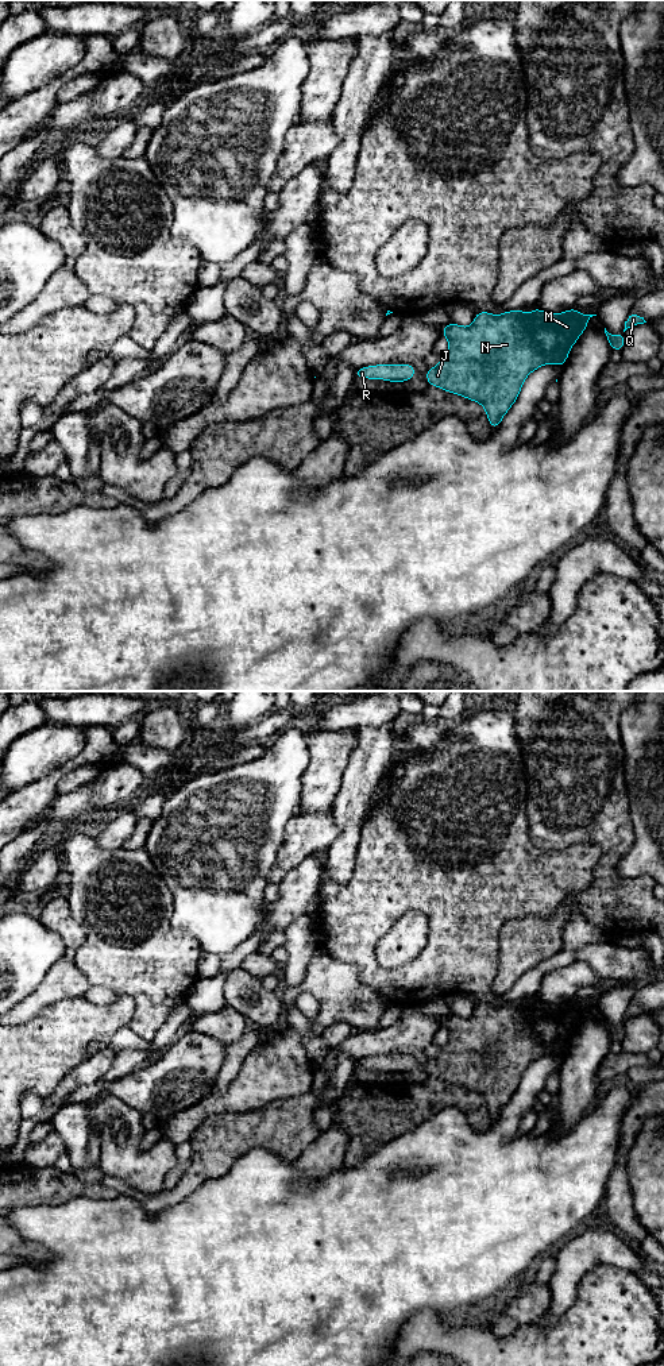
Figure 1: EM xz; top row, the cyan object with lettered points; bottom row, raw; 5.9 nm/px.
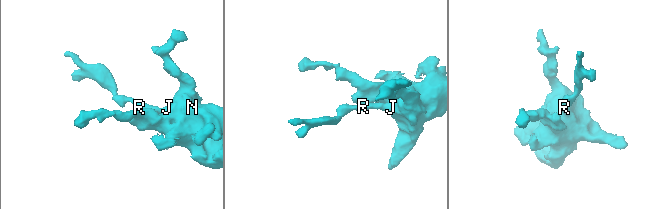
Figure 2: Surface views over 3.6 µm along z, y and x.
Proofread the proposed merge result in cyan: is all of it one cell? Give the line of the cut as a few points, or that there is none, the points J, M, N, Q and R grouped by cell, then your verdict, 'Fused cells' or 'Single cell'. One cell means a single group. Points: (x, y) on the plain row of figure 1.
No split. Groups: J M N Q R. Single cell

